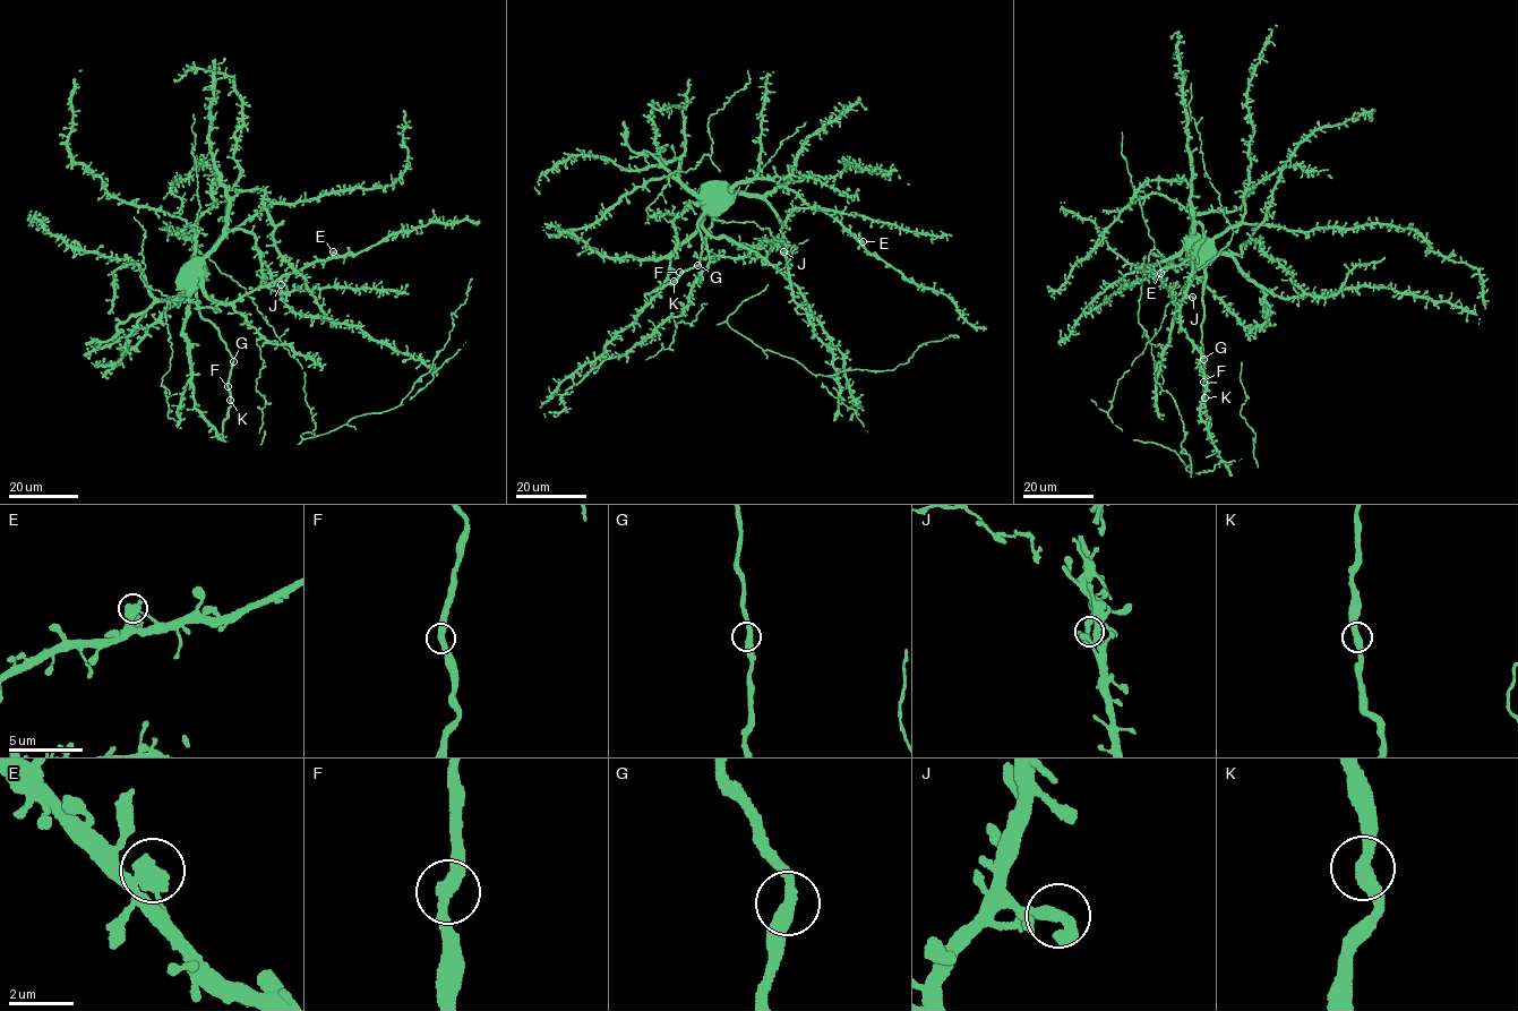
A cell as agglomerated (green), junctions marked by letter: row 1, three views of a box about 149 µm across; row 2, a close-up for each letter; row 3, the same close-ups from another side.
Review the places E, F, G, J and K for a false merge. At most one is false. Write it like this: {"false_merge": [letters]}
{"false_merge": []}

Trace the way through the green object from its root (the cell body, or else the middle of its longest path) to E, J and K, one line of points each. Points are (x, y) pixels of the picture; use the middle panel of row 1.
E: (717, 191), (726, 193), (742, 182), (756, 179), (771, 180), (824, 212), (856, 239), (862, 240)
J: (717, 191), (730, 188), (766, 200), (782, 222), (783, 251)
K: (717, 191), (713, 206), (696, 221), (702, 241), (699, 263), (674, 280)

